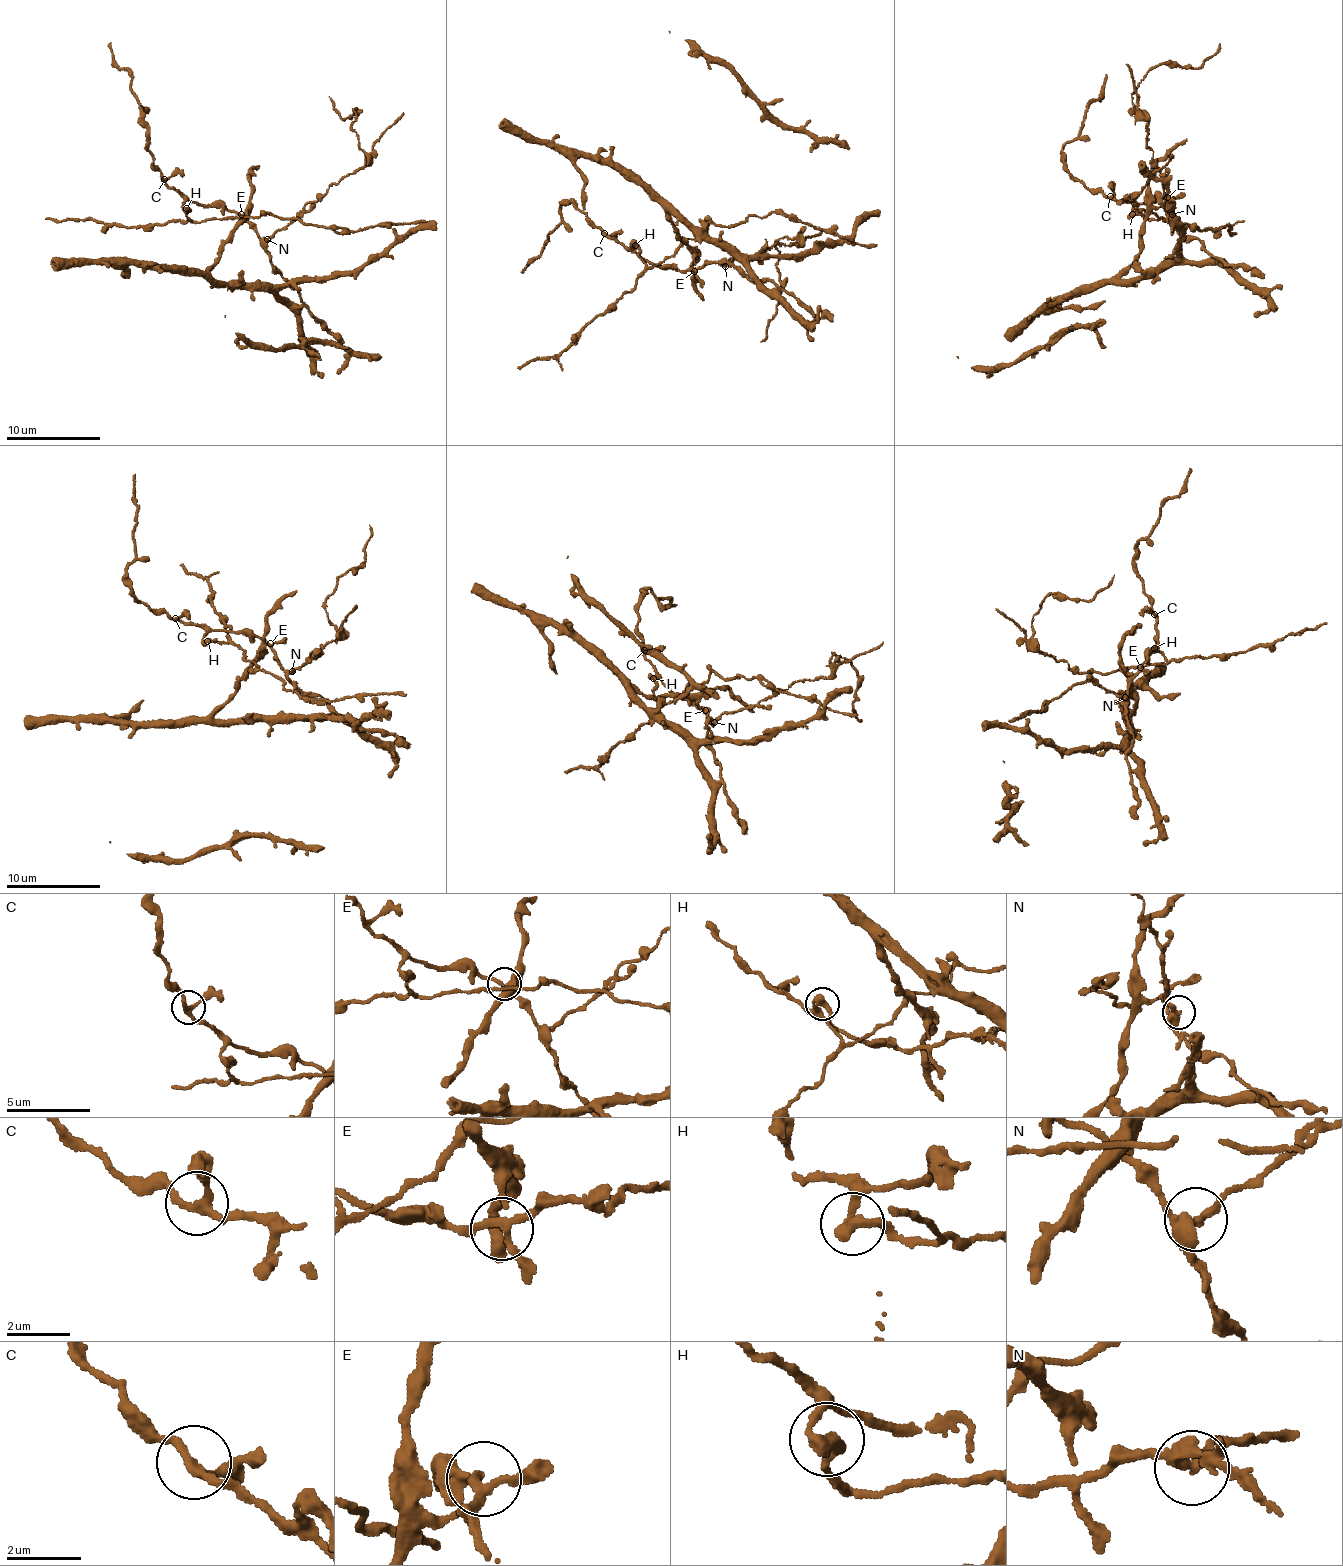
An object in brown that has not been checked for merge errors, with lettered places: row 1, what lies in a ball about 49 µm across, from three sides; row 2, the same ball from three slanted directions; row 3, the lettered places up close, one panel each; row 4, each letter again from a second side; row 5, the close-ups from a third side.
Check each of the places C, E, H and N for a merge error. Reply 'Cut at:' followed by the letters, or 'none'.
Cut at: H, N

